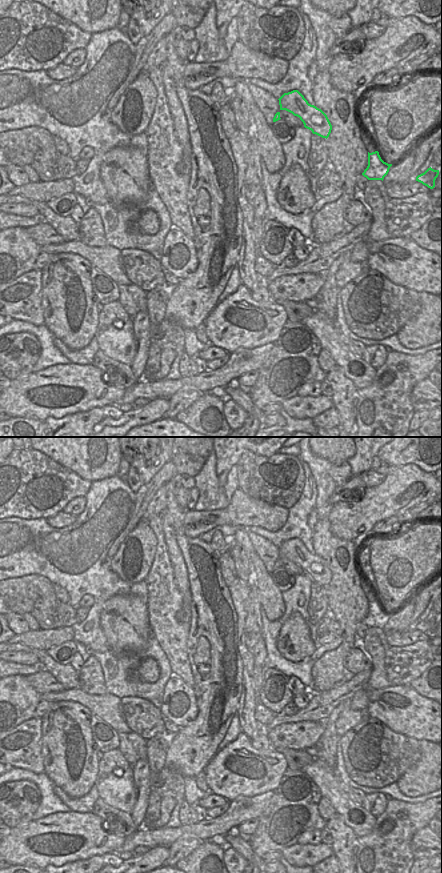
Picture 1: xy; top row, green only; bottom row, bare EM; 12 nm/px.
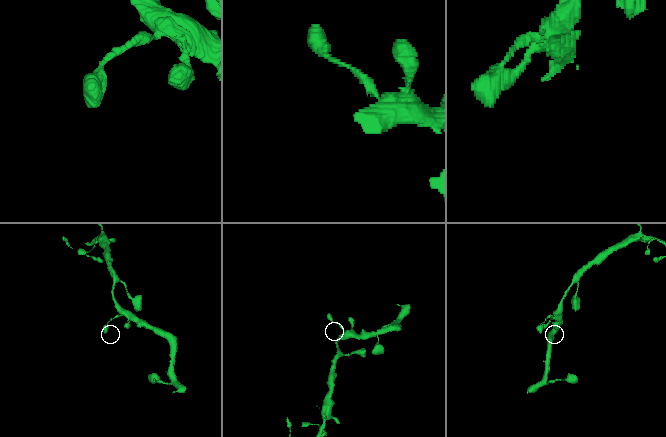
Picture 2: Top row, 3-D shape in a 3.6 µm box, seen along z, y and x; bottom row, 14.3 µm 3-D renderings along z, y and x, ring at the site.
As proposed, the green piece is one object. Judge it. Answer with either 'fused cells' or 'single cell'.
single cell

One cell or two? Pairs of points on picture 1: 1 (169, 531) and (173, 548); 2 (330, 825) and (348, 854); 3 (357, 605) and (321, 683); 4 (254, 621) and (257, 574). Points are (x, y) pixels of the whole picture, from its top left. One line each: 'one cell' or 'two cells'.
1: one cell
2: one cell
3: one cell
4: two cells

